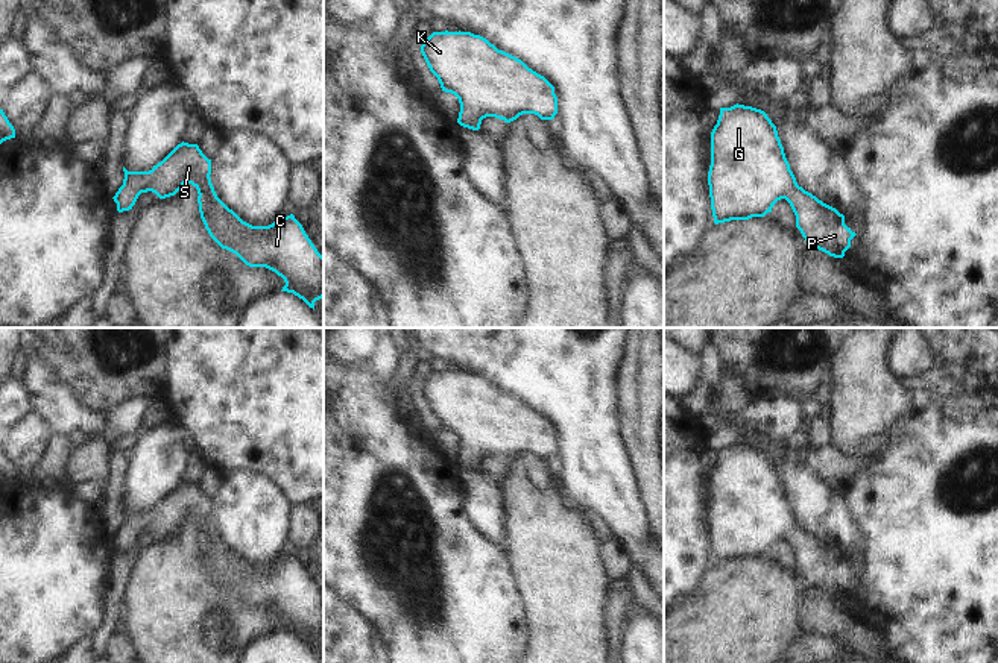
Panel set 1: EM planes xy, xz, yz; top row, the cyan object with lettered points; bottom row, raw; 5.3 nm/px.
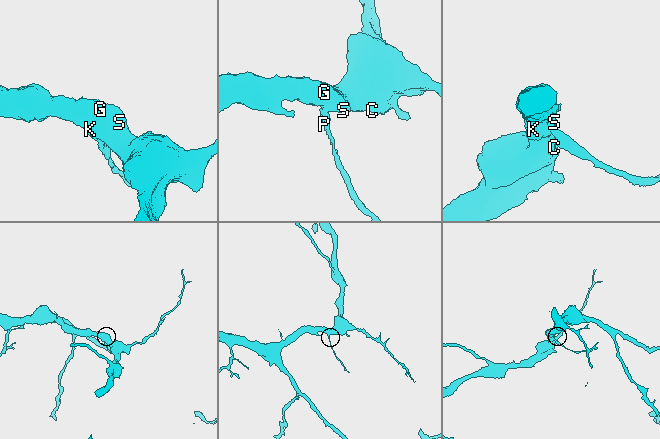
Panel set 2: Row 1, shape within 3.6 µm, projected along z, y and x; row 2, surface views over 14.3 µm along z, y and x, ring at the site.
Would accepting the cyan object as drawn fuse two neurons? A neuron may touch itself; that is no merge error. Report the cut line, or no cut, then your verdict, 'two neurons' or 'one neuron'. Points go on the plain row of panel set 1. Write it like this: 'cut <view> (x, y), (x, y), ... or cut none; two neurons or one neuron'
cut none; one neuron

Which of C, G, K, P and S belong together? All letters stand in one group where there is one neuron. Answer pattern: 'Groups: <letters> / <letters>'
Groups: C G K P S

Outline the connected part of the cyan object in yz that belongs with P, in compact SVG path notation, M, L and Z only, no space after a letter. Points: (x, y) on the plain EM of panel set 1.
M738 443L720 448L717 464L711 472L708 525L715 564L764 557L772 552L778 540L785 539L796 555L796 567L810 587L834 598L843 598L851 587L851 580L857 575L845 564L843 554L797 525L776 466L761 449Z

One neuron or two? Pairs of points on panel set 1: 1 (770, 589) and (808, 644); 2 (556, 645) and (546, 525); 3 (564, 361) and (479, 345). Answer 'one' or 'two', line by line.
1: two
2: one
3: one

